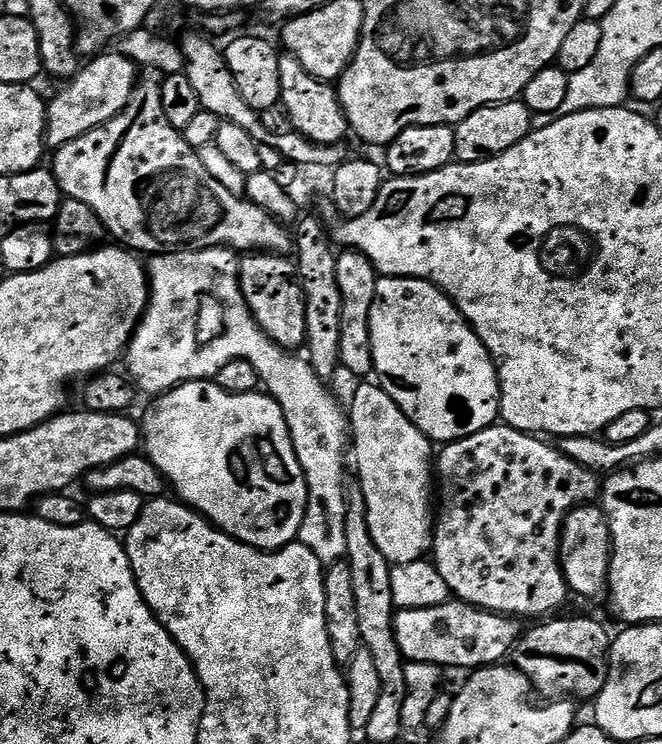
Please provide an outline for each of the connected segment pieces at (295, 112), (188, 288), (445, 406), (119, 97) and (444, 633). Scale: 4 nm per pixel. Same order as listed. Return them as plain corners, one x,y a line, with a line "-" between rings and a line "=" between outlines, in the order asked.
287,54
281,55
280,65
278,66
278,74
282,74
282,90
284,91
284,95
282,97
282,111
286,117
287,123
290,125
291,131
297,132
298,134
305,136
307,140
310,142
314,142
315,144
327,144
329,146
340,146
345,142
344,139
349,139
350,129
348,126
348,119
346,118
346,114
342,110
342,106
340,105
340,93
337,91
335,87
331,83
325,82
323,80
319,80
318,78
314,78
310,73
304,69
302,66
302,62
298,62
298,58
294,58
293,56
289,56
=
232,249
165,252
153,255
146,267
150,303
128,341
127,375
143,395
145,392
150,398
159,398
191,380
213,379
230,362
248,360
258,370
267,395
273,396
284,411
308,483
308,505
299,543
314,550
325,566
341,563
348,554
344,459
350,456
350,416
345,405
343,408
332,397
329,385
318,378
307,359
286,354
258,326
240,289
240,260
=
411,276
377,279
374,306
370,310
370,342
380,387
394,398
406,418
410,418
429,440
440,446
452,444
497,423
500,379
496,377
496,364
452,299
428,280
413,280
=
108,51
91,57
80,71
61,87
64,89
53,100
47,101
44,139
49,149
66,146
82,138
87,132
101,128
103,124
120,115
130,102
132,91
138,83
138,65
130,62
130,58
121,56
119,51
=
452,598
446,604
430,604
427,608
400,608
396,614
396,641
400,647
401,654
404,655
404,659
408,664
436,664
441,670
448,670
448,668
468,668
467,670
475,670
478,668
489,668
491,664
501,663
505,659
504,655
507,652
509,655
515,649
522,636
520,624
521,621
519,619
503,616
501,612
487,612
485,608
475,608
473,604
465,604
462,600

